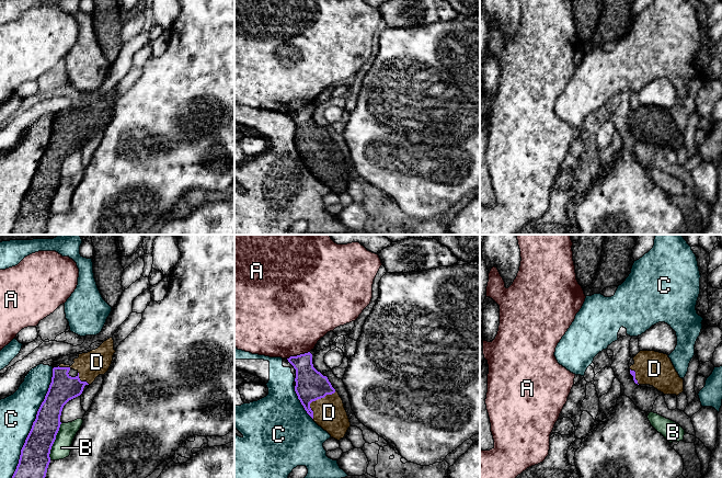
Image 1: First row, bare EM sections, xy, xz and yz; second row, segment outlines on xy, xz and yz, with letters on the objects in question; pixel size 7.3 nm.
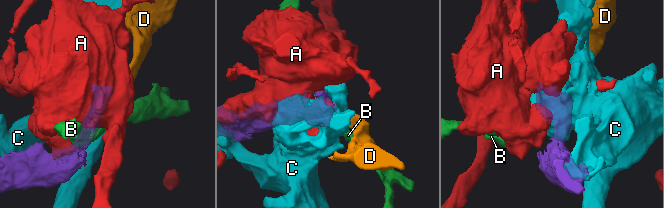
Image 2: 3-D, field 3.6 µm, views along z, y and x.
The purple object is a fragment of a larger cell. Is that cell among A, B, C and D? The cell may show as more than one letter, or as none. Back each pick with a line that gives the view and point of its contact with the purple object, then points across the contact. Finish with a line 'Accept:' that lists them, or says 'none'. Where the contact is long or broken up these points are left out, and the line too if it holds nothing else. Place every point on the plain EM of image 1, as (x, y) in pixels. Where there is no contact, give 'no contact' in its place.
D: meets purple in xz at (316, 154)
Accept: D

